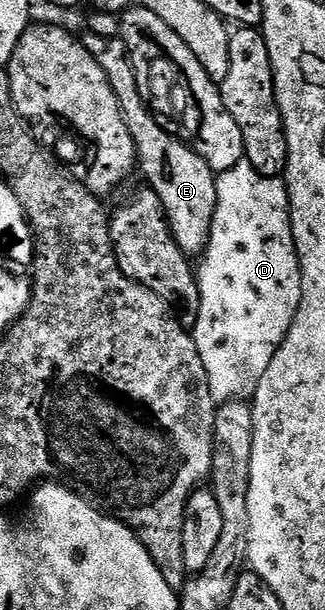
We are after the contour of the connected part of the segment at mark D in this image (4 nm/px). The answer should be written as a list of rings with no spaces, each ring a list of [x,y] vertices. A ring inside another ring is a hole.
[[[247,161],[220,172],[217,175],[217,204],[215,205],[215,217],[209,234],[209,244],[205,246],[199,262],[195,267],[197,292],[199,293],[199,313],[192,320],[191,334],[195,345],[199,349],[199,361],[203,361],[203,369],[207,373],[207,385],[211,389],[211,397],[214,403],[218,405],[234,401],[252,400],[263,373],[267,373],[267,365],[271,365],[277,348],[281,346],[281,342],[287,337],[295,313],[301,304],[301,266],[297,260],[297,250],[293,244],[293,230],[289,220],[289,188],[285,186],[284,178],[263,177]]]

